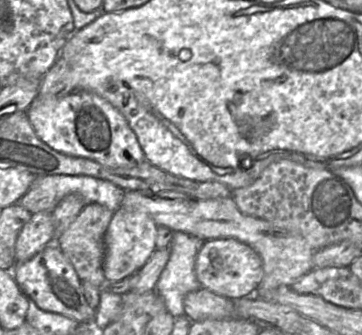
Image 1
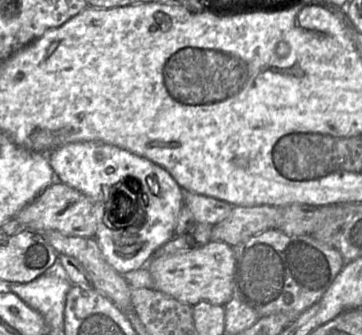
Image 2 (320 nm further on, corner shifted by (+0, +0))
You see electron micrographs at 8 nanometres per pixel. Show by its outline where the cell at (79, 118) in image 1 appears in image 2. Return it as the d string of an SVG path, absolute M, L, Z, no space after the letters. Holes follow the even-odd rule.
M100 142L68 143L47 157L56 180L80 191L92 201L97 225L94 239L107 263L119 274L145 267L154 253L175 236L185 192L163 167L117 146Z

